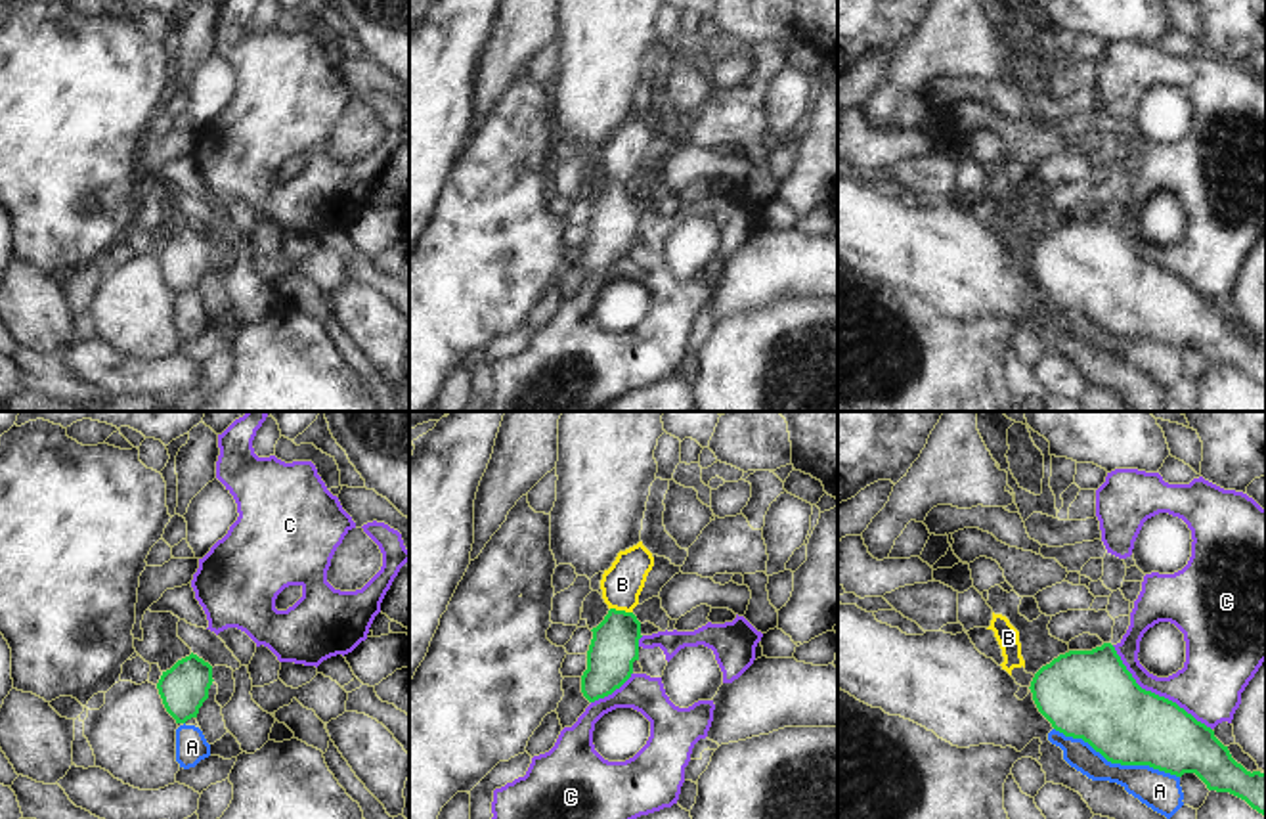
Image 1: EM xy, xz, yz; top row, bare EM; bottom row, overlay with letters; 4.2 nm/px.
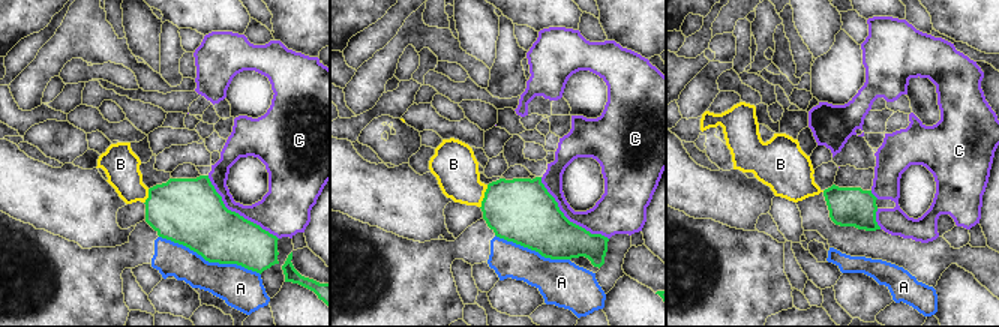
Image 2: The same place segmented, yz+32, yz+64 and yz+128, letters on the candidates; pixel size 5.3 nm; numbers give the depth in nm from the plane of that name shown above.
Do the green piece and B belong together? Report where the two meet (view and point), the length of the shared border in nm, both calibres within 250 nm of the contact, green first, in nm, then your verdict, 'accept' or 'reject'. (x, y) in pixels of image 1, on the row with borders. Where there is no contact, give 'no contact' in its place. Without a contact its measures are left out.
xz (622, 611) | 100 nm | 200/170 nm | accept

